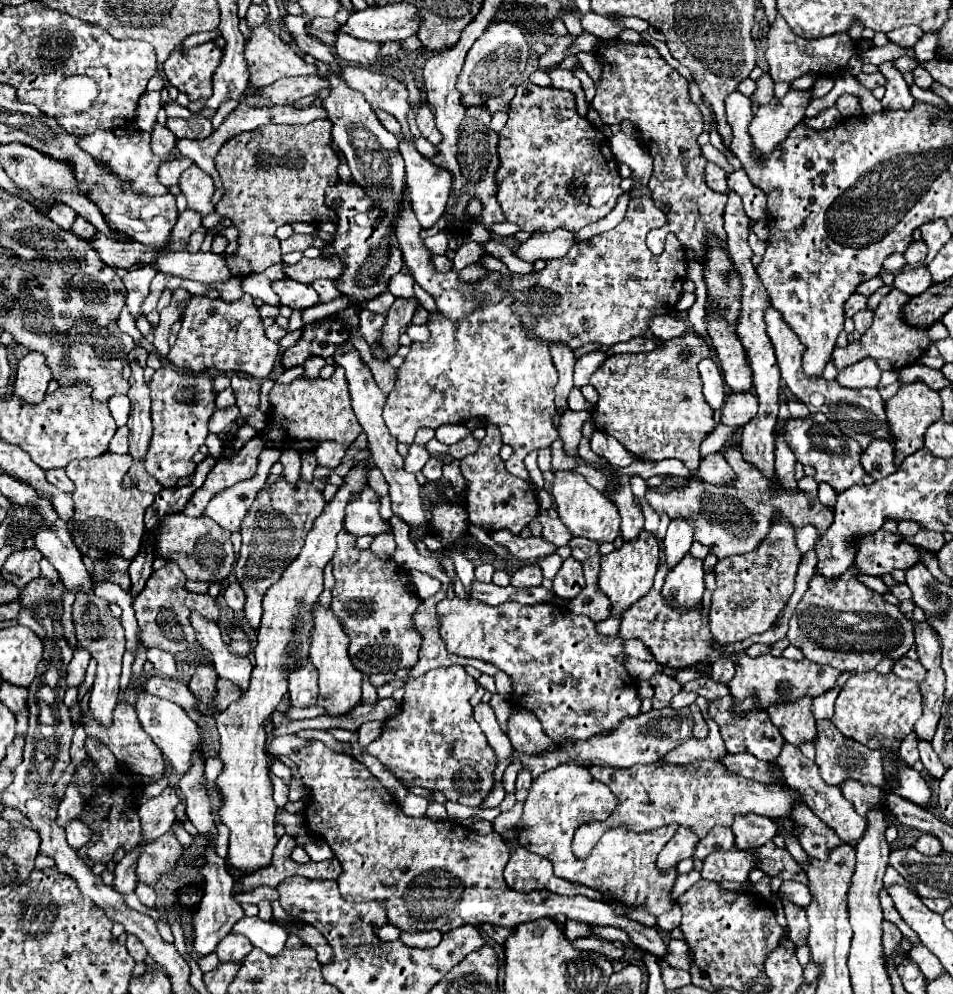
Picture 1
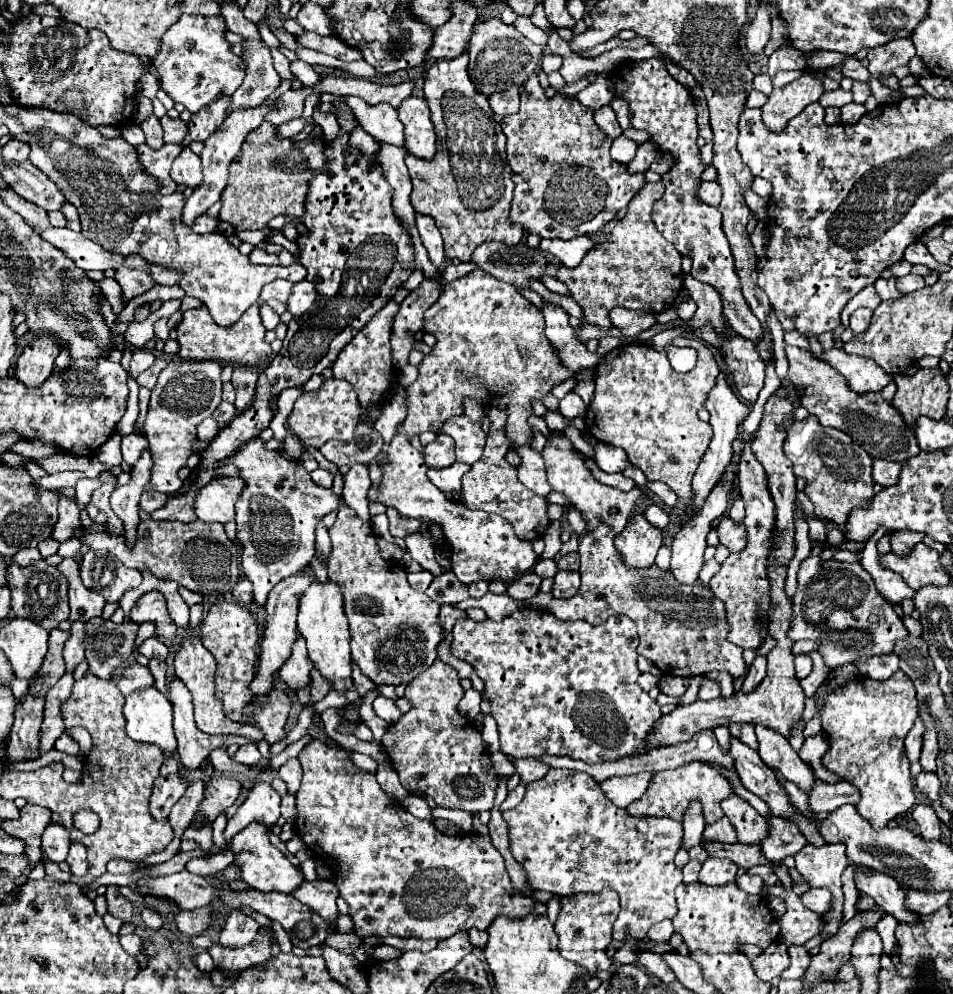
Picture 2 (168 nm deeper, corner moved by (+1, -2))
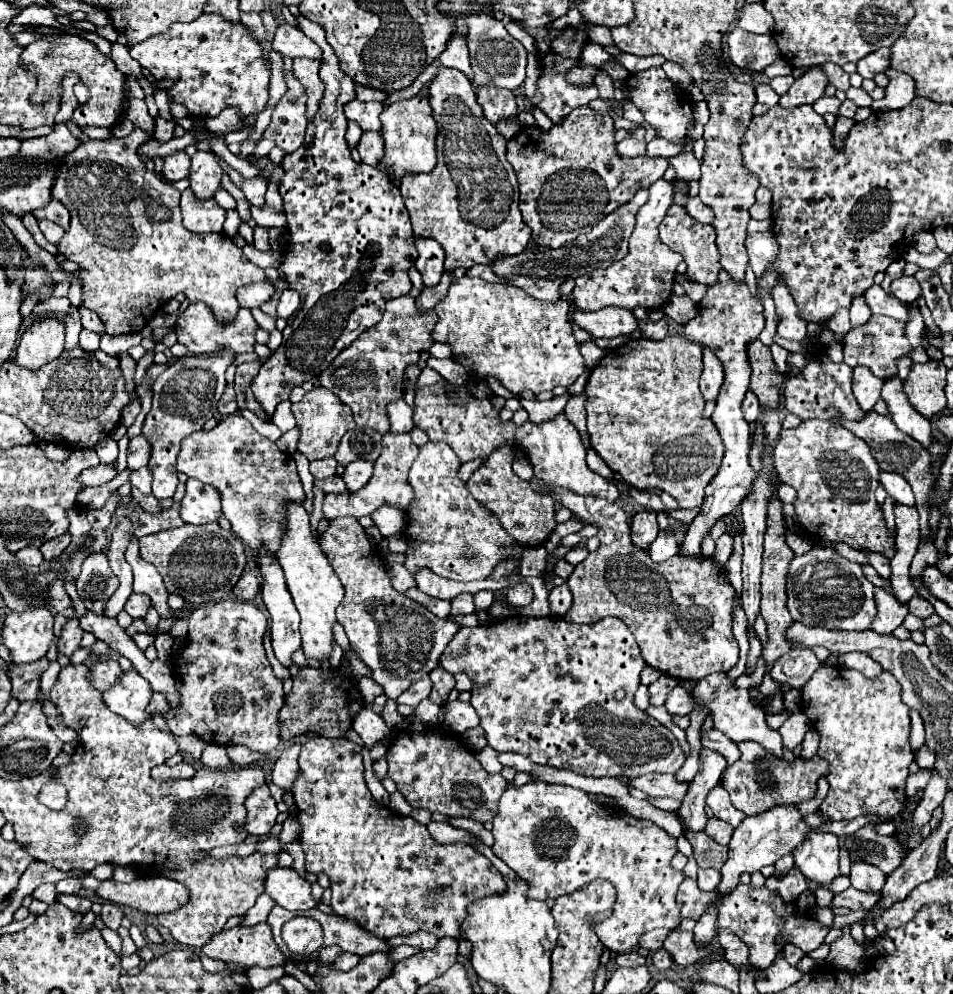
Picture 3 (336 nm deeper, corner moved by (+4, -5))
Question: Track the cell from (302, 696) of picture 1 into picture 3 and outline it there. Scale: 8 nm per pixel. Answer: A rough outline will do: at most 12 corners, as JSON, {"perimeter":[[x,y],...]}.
{"perimeter":[[261,552],[263,602],[277,660],[293,666],[301,648],[299,612],[283,570]]}

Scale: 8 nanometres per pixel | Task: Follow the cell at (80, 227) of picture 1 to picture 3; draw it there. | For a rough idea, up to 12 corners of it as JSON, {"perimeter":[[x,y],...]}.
{"perimeter":[[51,200],[35,210],[39,218],[53,220],[63,230],[69,228],[69,214],[61,202]]}

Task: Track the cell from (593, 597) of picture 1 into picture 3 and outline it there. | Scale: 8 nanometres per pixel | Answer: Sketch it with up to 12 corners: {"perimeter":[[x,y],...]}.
{"perimeter":[[557,486],[595,524],[563,620],[631,628],[671,678],[737,664],[723,566],[657,564],[617,504]]}

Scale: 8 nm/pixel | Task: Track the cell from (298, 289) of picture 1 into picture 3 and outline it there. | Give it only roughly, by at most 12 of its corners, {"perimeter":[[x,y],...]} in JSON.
{"perimeter":[[255,282],[239,290],[241,308],[257,308],[271,300],[275,288]]}

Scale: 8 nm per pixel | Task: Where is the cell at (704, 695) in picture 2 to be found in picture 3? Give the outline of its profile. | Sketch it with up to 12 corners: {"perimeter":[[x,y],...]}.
{"perimeter":[[685,686],[669,694],[665,708],[669,714],[691,714],[695,696]]}

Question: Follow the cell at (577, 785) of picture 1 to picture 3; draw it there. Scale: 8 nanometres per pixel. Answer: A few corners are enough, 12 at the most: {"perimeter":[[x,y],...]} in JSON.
{"perimeter":[[571,786],[503,792],[493,852],[535,900],[597,878],[631,952],[681,922],[677,838]]}

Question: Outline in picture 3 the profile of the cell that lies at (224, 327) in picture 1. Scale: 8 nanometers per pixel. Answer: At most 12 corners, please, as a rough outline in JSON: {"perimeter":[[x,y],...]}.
{"perimeter":[[189,304],[175,324],[191,354],[255,350],[259,330],[241,308],[219,326],[203,304]]}

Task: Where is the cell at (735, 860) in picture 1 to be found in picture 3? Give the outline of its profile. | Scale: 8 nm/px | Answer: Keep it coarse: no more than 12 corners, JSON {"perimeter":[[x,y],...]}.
{"perimeter":[[715,868],[699,870],[699,888],[715,890],[721,872]]}

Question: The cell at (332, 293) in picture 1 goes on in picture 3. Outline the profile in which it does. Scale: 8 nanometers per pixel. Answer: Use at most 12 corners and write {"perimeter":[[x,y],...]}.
{"perimeter":[[283,290],[277,316],[289,318],[301,304],[295,290]]}

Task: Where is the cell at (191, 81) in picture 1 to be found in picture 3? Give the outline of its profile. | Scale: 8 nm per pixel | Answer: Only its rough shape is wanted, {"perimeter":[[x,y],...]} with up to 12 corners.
{"perimeter":[[217,14],[131,56],[191,116],[265,108],[269,60]]}

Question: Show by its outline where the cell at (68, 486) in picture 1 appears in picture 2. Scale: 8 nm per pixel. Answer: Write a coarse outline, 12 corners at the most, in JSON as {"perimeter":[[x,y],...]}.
{"perimeter":[[60,497],[52,539],[64,543],[80,527],[74,499]]}

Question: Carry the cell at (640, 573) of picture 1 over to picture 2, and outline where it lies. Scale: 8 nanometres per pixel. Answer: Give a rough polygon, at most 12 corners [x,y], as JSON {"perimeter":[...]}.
{"perimeter":[[632,515],[616,549],[632,567],[650,567],[662,531]]}

